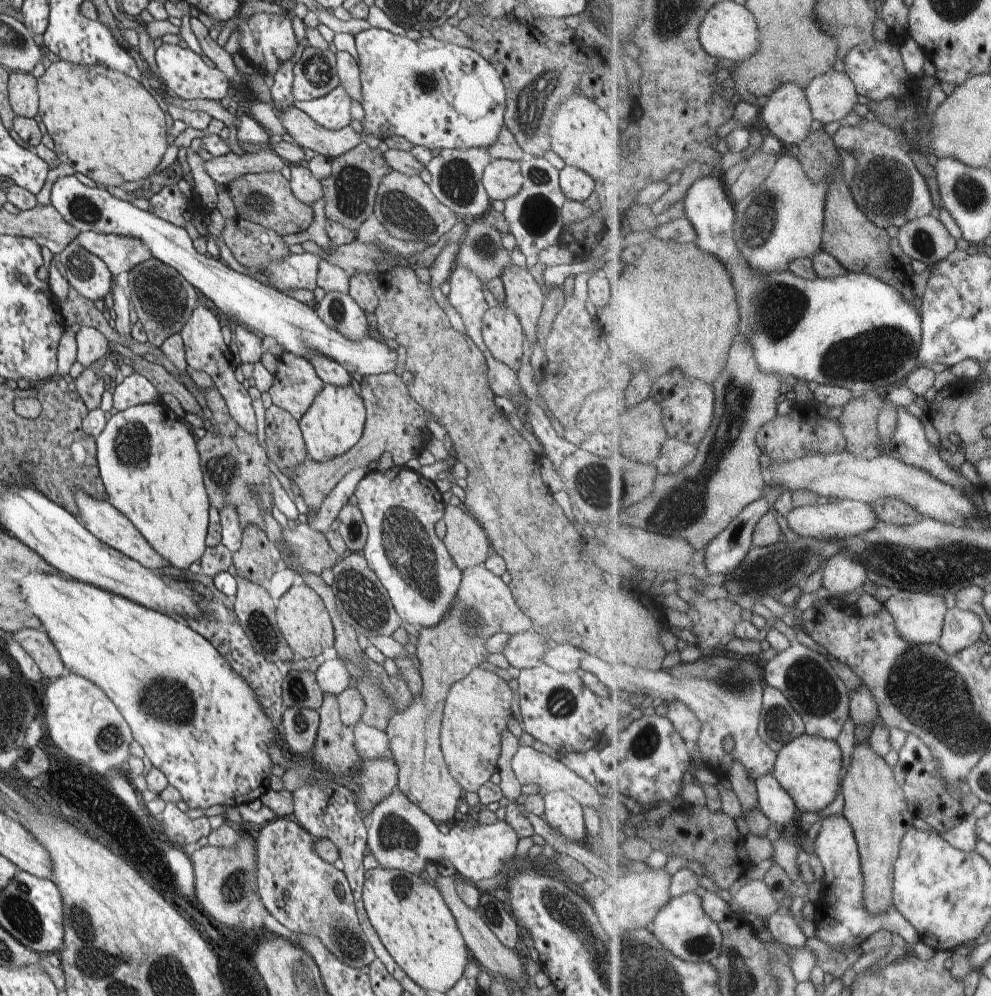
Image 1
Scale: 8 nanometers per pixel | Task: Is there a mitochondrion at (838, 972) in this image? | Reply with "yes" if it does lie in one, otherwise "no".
no

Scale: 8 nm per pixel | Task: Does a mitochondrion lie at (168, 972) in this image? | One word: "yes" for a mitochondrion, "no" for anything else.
yes

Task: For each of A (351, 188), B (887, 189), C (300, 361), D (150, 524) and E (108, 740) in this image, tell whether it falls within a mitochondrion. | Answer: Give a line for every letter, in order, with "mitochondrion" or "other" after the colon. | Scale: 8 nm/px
A: mitochondrion
B: mitochondrion
C: other
D: other
E: mitochondrion

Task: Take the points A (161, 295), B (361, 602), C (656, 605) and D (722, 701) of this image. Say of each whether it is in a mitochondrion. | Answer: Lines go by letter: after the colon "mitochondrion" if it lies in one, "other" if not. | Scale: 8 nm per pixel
A: mitochondrion
B: mitochondrion
C: other
D: mitochondrion

